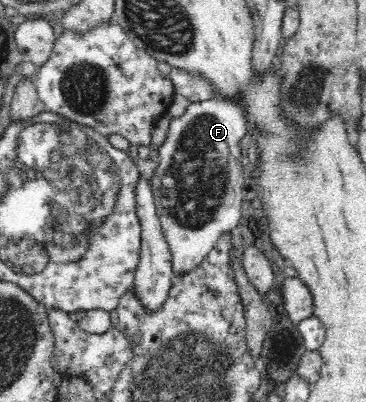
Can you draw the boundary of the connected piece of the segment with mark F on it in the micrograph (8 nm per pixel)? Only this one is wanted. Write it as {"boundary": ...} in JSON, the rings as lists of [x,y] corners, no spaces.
{"boundary":[[[212,97],[211,99],[206,99],[200,102],[191,102],[189,106],[185,109],[185,112],[180,117],[174,117],[170,119],[169,129],[167,131],[167,136],[163,143],[160,145],[159,149],[159,160],[157,168],[155,169],[154,175],[151,179],[151,188],[156,208],[156,213],[158,220],[160,221],[163,236],[167,241],[167,246],[169,246],[170,251],[170,271],[172,271],[172,277],[181,277],[189,271],[193,271],[197,265],[202,262],[202,259],[209,253],[209,250],[215,247],[215,243],[225,234],[230,233],[241,218],[241,189],[244,187],[244,169],[241,164],[241,139],[245,135],[244,126],[244,111],[242,107],[232,101],[232,99],[223,99],[219,97]]]}

